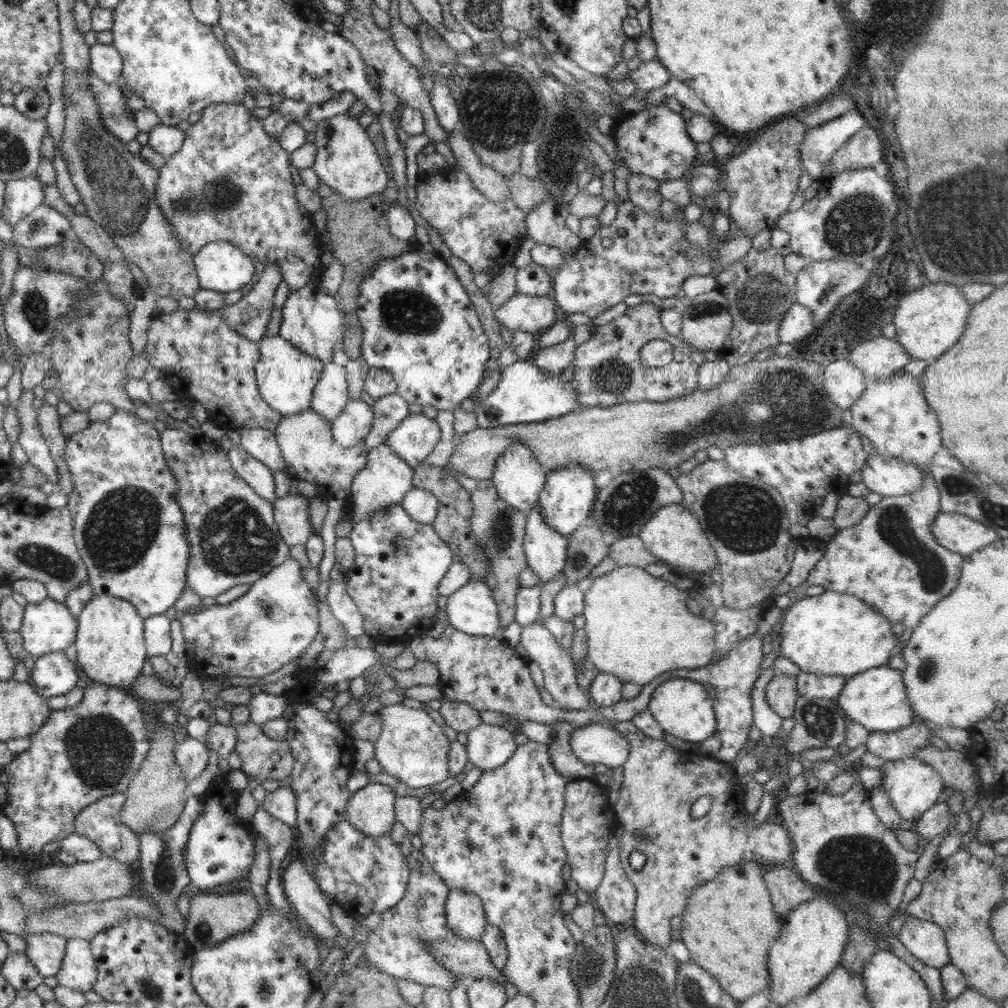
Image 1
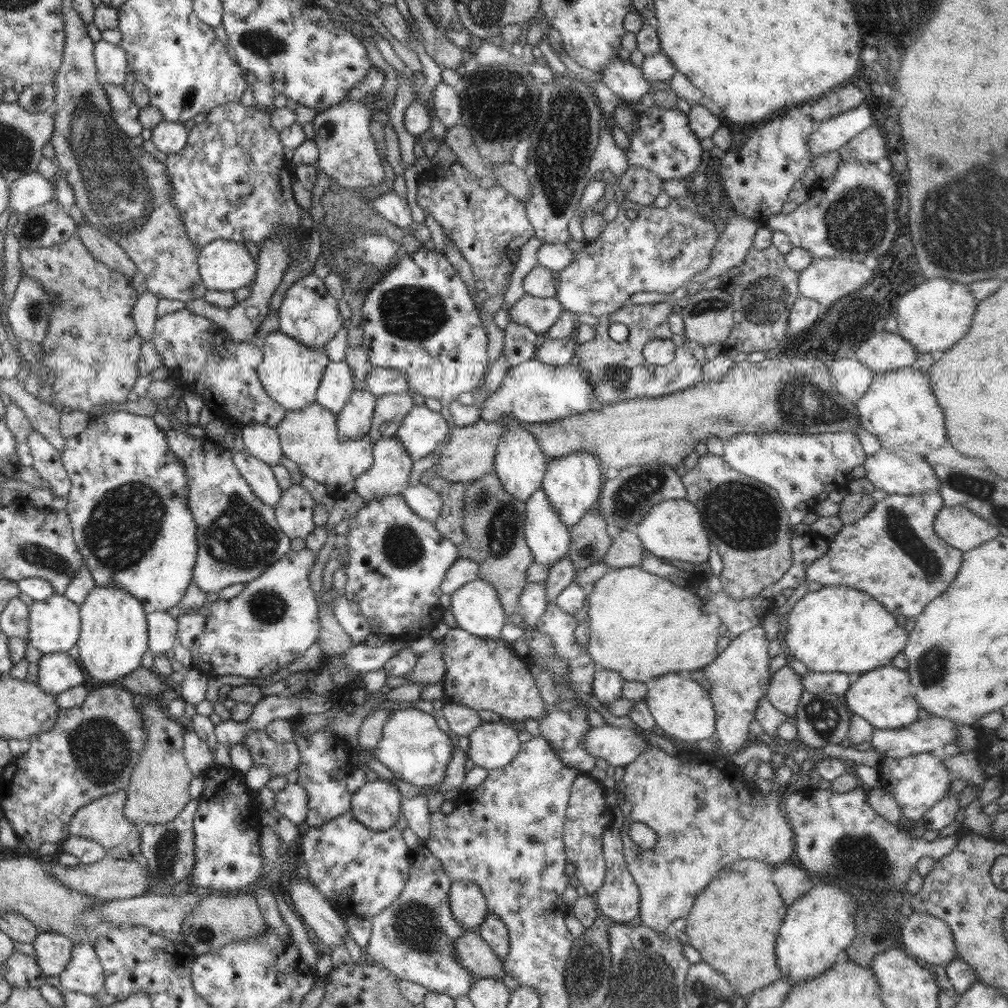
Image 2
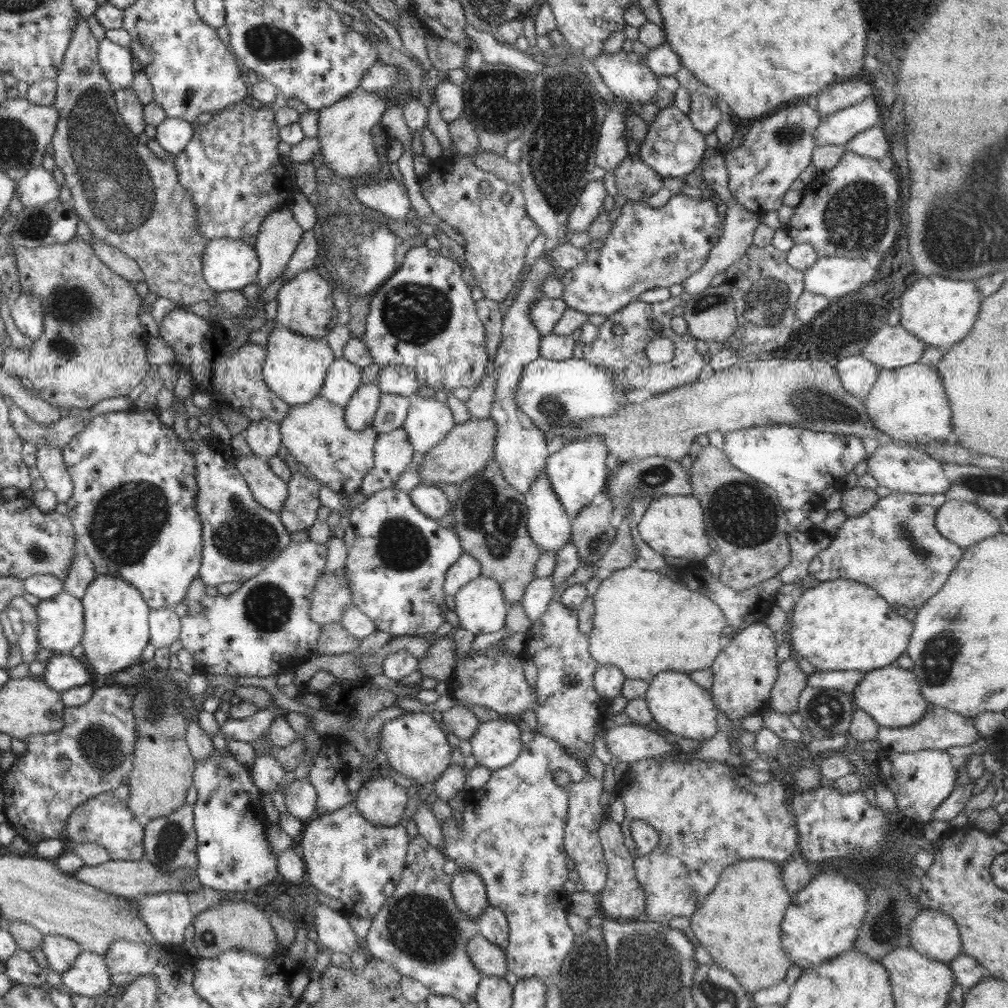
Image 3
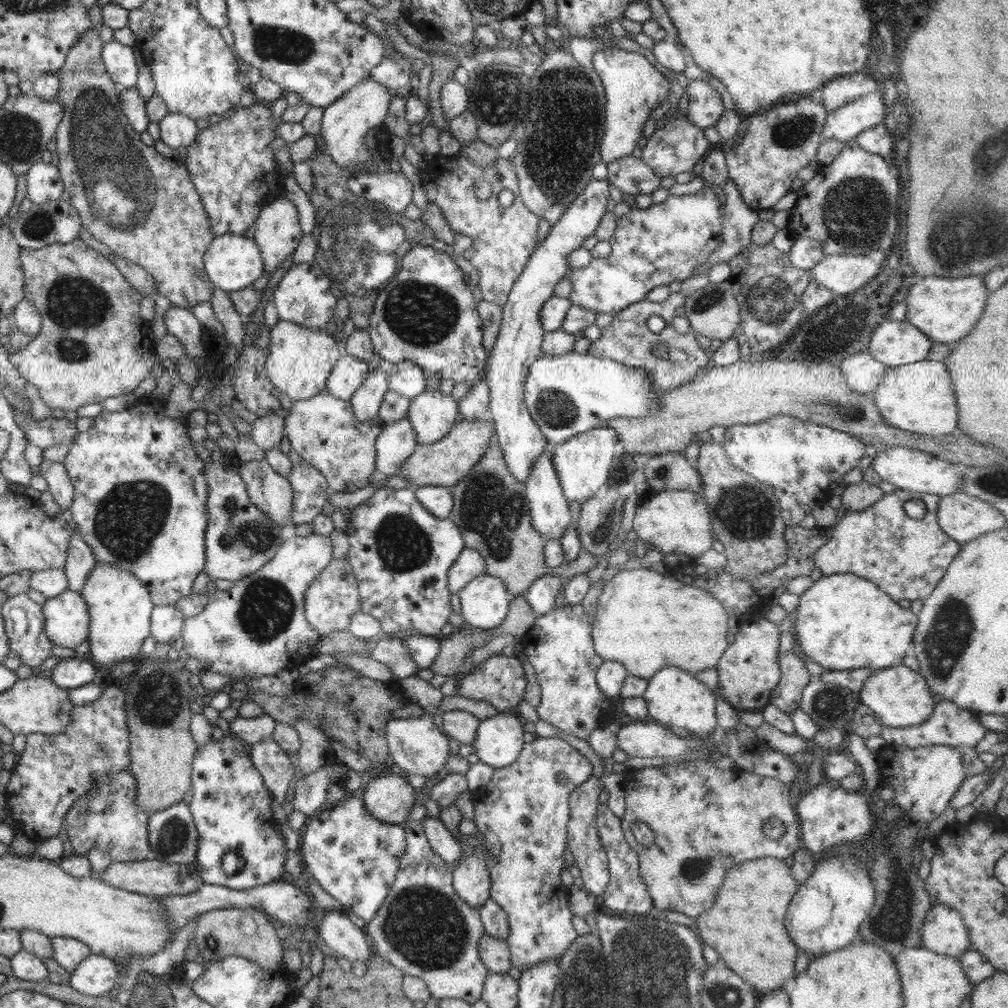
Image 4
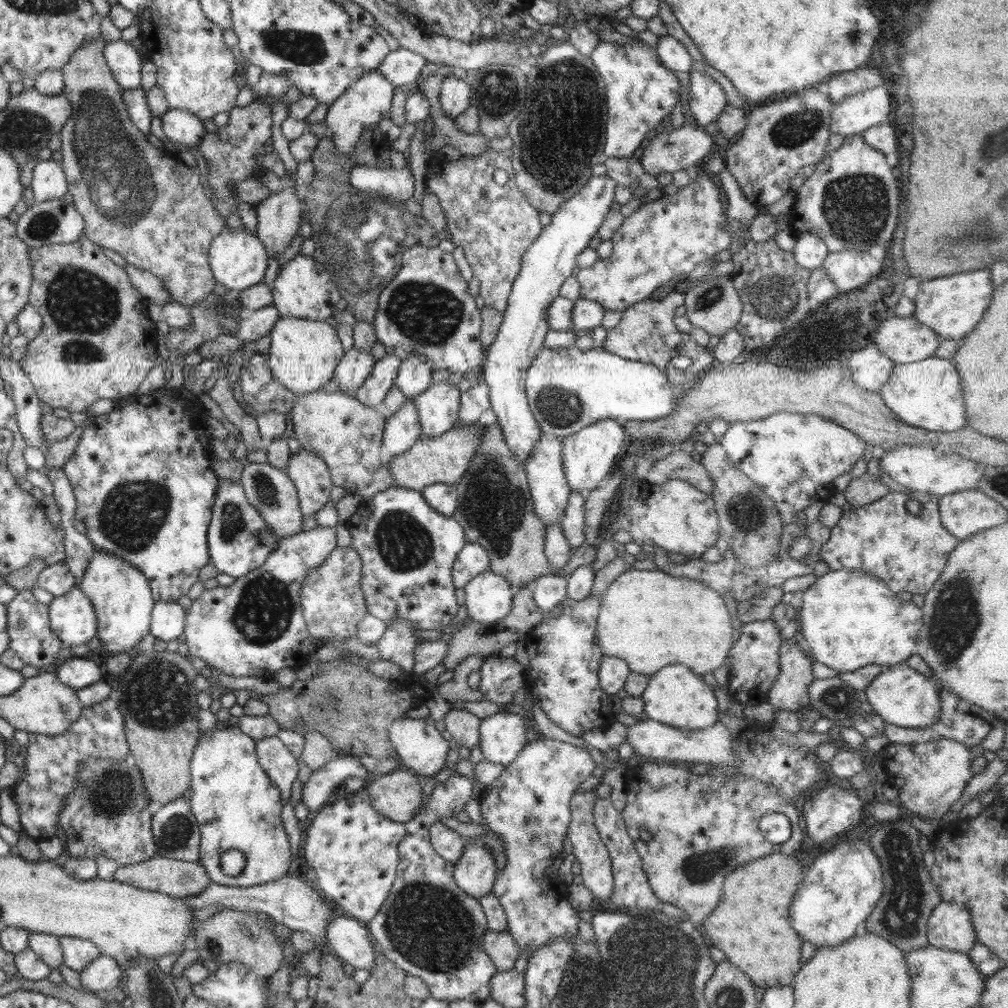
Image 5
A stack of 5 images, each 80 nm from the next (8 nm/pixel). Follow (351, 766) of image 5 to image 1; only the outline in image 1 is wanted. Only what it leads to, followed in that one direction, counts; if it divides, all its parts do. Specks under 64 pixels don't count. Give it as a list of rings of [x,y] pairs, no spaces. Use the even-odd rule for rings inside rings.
[[[278,787],[273,792],[267,792],[265,798],[260,799],[259,808],[263,808],[288,826],[295,826],[296,803],[295,792],[290,787]]]

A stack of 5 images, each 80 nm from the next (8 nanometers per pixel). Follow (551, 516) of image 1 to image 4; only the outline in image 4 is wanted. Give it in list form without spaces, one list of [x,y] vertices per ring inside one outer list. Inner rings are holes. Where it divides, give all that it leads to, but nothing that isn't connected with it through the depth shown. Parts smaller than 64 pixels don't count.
[[[598,426],[554,446],[554,458],[552,458],[554,471],[558,475],[562,492],[569,504],[570,502],[583,504],[585,500],[594,496],[596,491],[605,487],[608,478],[610,478],[610,470],[618,463],[614,458],[614,452],[620,450],[618,448],[620,443],[617,439],[614,430]]]

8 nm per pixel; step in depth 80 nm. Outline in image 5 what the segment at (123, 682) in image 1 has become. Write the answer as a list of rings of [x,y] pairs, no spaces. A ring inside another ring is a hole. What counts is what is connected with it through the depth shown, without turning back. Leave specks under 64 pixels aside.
[[[95,548],[78,587],[93,604],[98,625],[95,637],[100,639],[100,648],[105,654],[136,648],[142,638],[150,633],[151,612],[156,602],[148,579],[133,564]]]

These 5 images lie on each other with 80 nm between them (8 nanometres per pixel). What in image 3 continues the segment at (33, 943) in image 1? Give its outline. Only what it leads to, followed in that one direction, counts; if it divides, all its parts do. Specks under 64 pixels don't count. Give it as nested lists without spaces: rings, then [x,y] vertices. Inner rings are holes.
[[[46,935],[42,952],[46,956],[49,970],[63,973],[74,964],[76,957],[82,952],[82,947],[66,936]]]

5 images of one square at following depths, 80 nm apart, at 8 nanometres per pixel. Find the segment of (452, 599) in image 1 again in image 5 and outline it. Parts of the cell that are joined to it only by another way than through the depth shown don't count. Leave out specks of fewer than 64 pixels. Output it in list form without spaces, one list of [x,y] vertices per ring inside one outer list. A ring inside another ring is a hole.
[[[491,570],[475,576],[463,589],[468,620],[482,623],[496,623],[504,618],[511,611],[517,591],[506,577]]]

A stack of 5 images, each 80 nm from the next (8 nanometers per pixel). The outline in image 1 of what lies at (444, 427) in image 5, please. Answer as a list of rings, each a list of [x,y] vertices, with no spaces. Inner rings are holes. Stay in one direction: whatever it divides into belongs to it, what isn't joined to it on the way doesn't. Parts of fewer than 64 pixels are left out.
[[[423,412],[409,415],[402,423],[393,431],[388,434],[388,438],[383,442],[388,445],[402,461],[406,462],[412,469],[420,467],[426,457],[433,452],[434,447],[437,446],[441,439],[441,430],[436,420],[427,418]]]

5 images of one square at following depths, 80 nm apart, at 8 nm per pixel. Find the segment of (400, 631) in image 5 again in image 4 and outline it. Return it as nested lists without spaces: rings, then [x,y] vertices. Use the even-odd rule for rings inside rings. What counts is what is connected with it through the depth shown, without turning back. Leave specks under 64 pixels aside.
[[[400,638],[382,639],[376,643],[371,657],[385,664],[392,670],[392,675],[399,679],[413,676],[417,672],[416,664],[409,648]]]

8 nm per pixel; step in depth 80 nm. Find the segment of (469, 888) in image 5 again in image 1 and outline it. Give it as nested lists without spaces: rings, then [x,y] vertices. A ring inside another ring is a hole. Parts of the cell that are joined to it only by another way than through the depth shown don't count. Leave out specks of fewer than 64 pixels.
[[[450,889],[445,904],[448,929],[454,937],[480,940],[487,924],[484,905],[474,893]]]

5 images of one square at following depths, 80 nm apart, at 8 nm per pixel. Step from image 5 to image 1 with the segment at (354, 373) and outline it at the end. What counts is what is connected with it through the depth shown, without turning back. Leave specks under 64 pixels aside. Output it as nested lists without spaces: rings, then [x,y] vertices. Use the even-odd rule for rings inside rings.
[[[331,361],[322,369],[311,400],[312,410],[332,422],[349,402],[345,367]]]

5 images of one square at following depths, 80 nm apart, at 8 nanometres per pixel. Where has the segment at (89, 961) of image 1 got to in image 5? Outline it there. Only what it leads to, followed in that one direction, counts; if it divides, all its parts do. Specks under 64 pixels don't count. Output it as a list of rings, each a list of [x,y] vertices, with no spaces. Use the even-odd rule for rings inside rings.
[[[97,956],[80,973],[80,984],[89,992],[109,991],[116,988],[122,978],[122,969],[108,956]]]

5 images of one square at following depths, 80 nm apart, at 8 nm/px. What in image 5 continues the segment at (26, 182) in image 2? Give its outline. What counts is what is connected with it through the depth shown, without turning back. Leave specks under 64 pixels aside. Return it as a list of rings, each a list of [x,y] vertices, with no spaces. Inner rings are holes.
[[[38,160],[33,168],[32,190],[36,202],[62,199],[68,192],[68,182],[60,163]]]

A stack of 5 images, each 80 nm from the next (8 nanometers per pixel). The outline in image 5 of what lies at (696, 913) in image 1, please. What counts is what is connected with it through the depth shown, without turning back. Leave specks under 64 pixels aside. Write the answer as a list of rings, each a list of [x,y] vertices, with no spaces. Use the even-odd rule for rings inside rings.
[[[776,852],[741,865],[726,876],[722,902],[699,925],[708,936],[712,934],[710,942],[745,972],[760,992],[774,986],[792,986],[802,966],[800,951],[804,940],[790,926],[788,908],[804,878],[804,869],[794,854]]]

